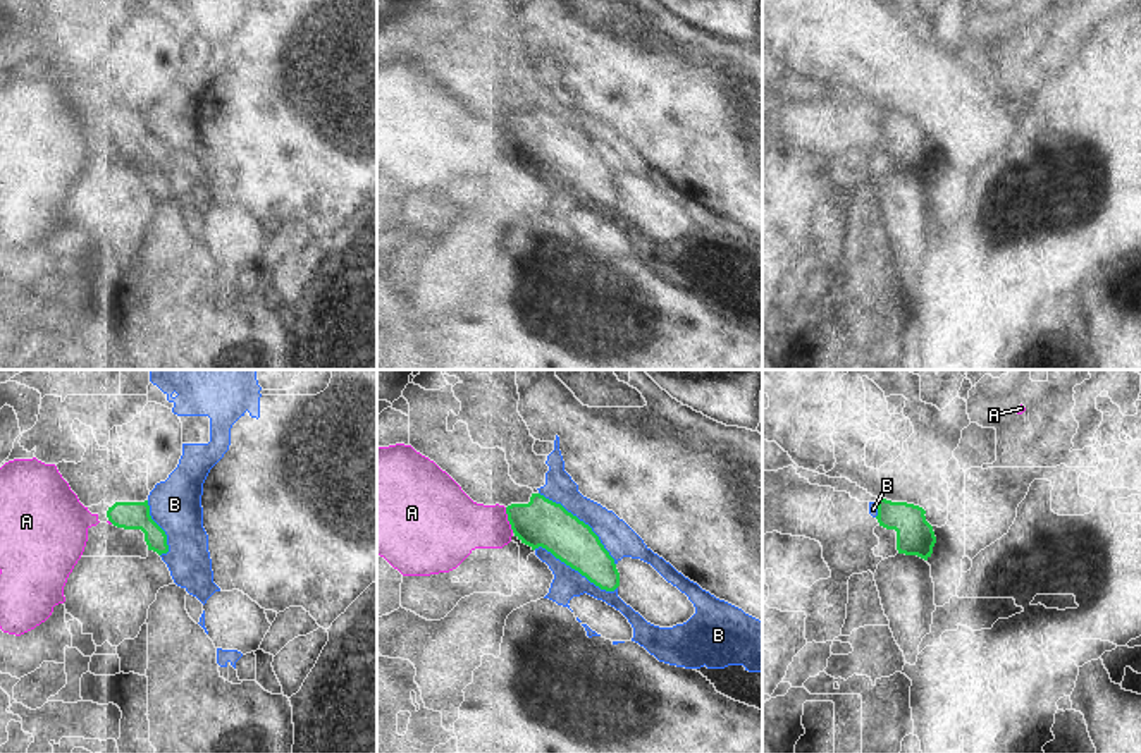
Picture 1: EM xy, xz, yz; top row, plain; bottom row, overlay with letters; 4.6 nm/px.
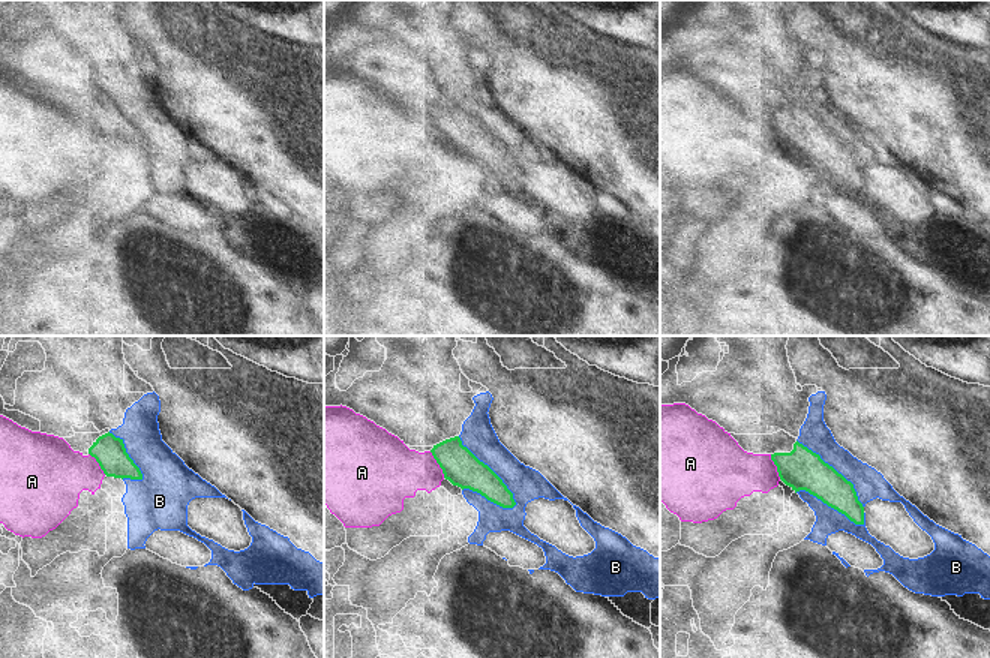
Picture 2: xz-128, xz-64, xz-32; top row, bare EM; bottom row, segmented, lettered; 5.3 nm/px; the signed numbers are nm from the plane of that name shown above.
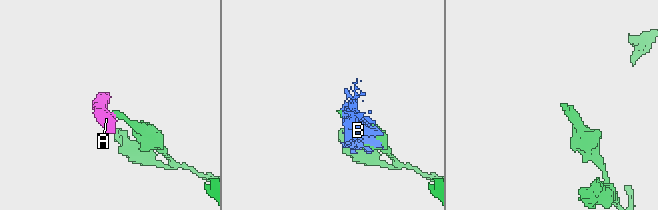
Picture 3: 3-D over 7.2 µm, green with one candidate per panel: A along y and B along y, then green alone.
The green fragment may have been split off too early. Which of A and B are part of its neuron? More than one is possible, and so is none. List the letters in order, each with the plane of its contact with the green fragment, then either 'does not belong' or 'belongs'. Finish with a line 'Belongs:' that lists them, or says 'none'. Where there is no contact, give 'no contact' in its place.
A: meets green in xz; does not belong
B: meets green in xz; does not belong
Belongs: none

